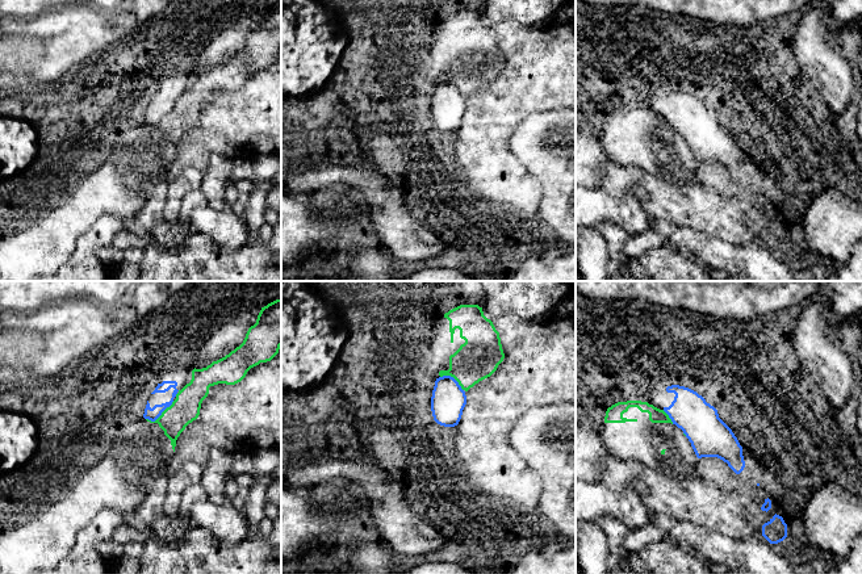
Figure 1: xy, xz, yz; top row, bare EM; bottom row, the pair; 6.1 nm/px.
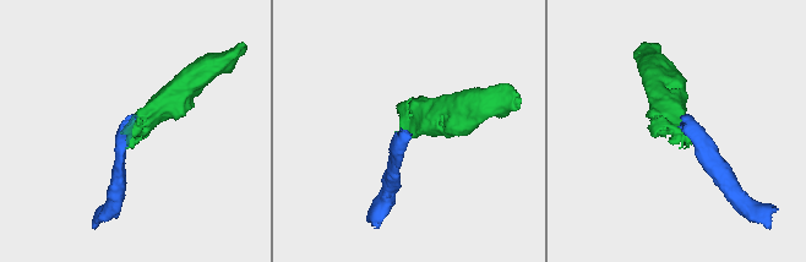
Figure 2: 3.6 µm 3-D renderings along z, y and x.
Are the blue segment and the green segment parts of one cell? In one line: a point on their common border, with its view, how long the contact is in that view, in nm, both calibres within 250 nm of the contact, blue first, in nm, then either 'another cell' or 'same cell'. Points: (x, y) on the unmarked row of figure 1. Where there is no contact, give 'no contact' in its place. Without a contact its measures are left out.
xy (159, 121) | 200 nm | 80/170 nm | another cell

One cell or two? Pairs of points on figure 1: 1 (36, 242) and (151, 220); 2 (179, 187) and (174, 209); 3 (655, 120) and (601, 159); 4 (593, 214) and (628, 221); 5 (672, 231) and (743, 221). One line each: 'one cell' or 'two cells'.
1: two cells
2: one cell
3: two cells
4: one cell
5: two cells

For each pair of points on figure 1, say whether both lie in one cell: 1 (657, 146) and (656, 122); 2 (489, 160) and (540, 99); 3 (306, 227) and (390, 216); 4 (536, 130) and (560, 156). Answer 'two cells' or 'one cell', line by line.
1: one cell
2: one cell
3: two cells
4: one cell

